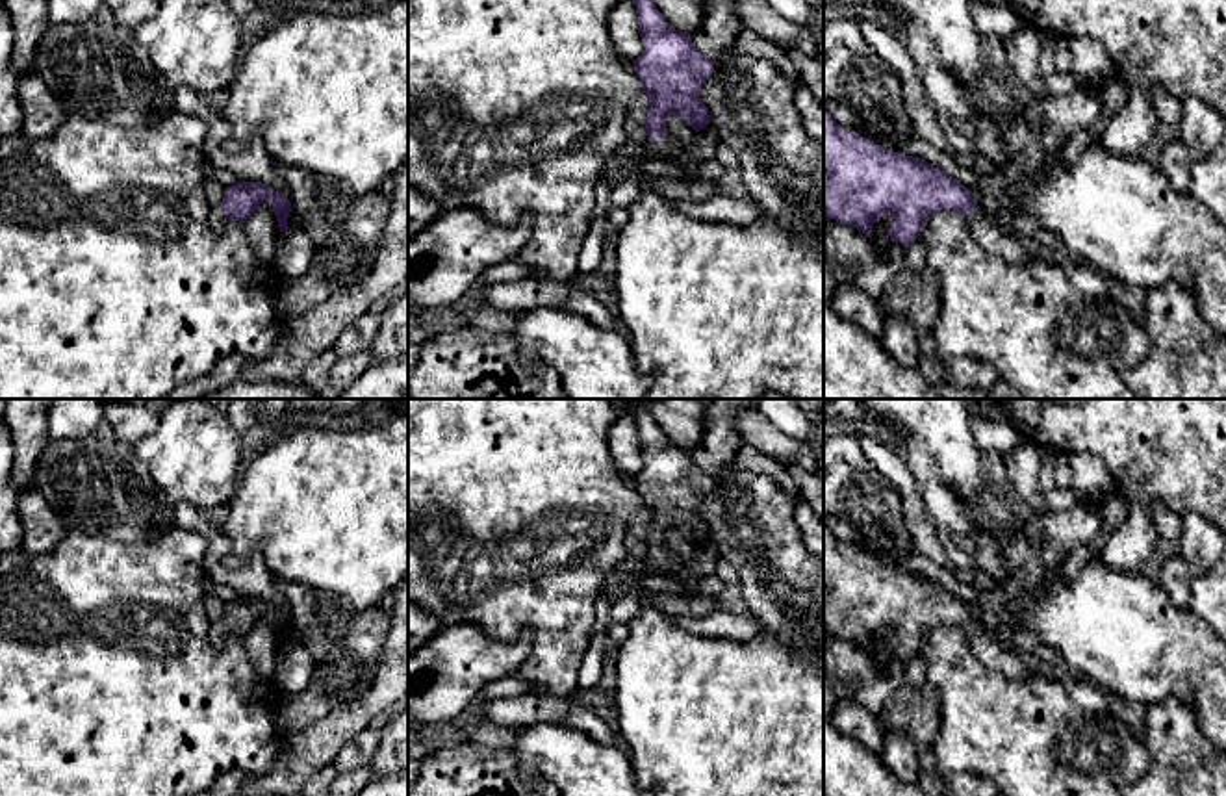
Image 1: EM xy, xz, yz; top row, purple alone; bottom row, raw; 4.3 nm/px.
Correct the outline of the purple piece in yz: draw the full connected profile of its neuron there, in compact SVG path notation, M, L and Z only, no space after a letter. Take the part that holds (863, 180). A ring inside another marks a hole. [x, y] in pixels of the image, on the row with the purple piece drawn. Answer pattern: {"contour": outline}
{"contour": "M824 111L824 213L872 238L874 225L890 215L890 241L911 247L935 212L955 212L989 254L1024 265L1033 254L996 226L972 200L970 189L926 160L888 150L838 126Z"}

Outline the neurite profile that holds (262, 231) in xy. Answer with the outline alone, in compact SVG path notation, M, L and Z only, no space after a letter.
M269 202L260 204L256 212L243 223L243 230L256 258L265 265L273 265L276 239L280 236L273 206Z

